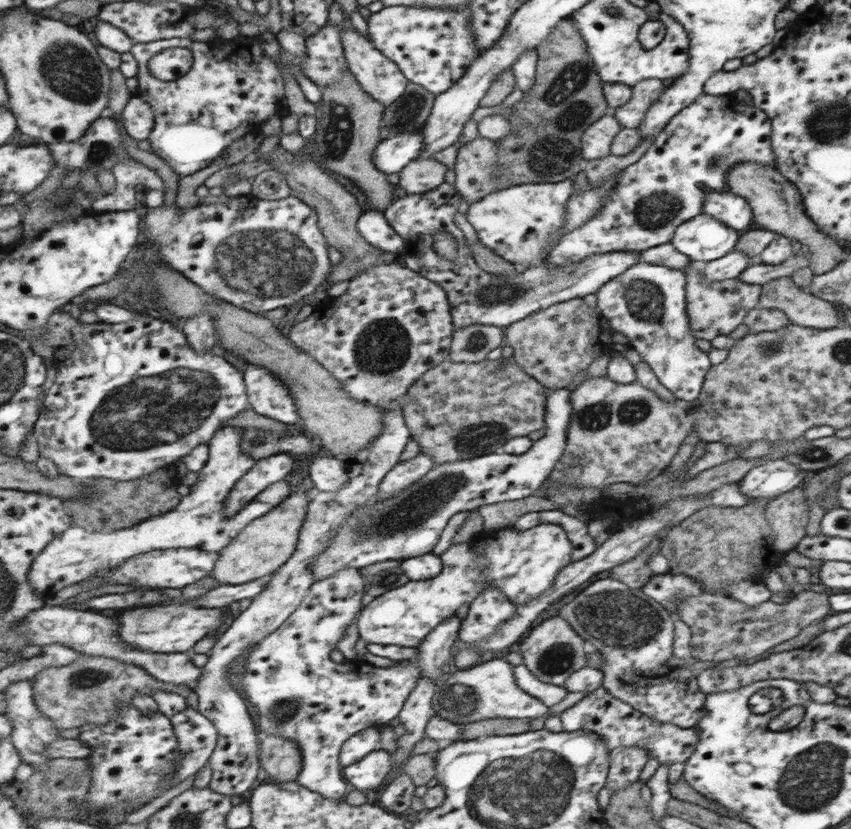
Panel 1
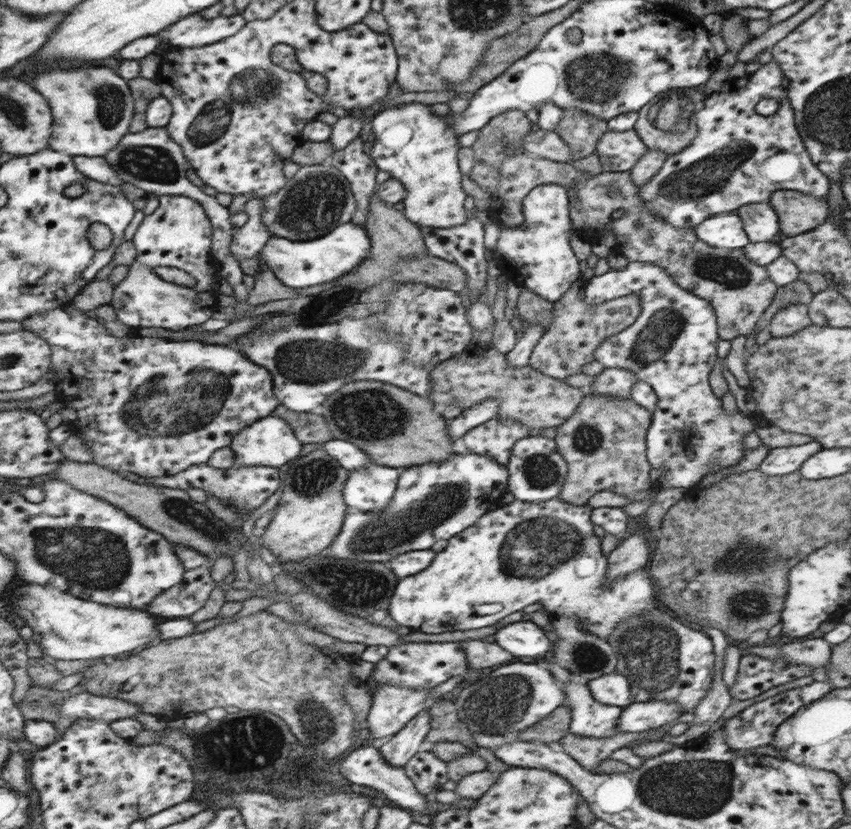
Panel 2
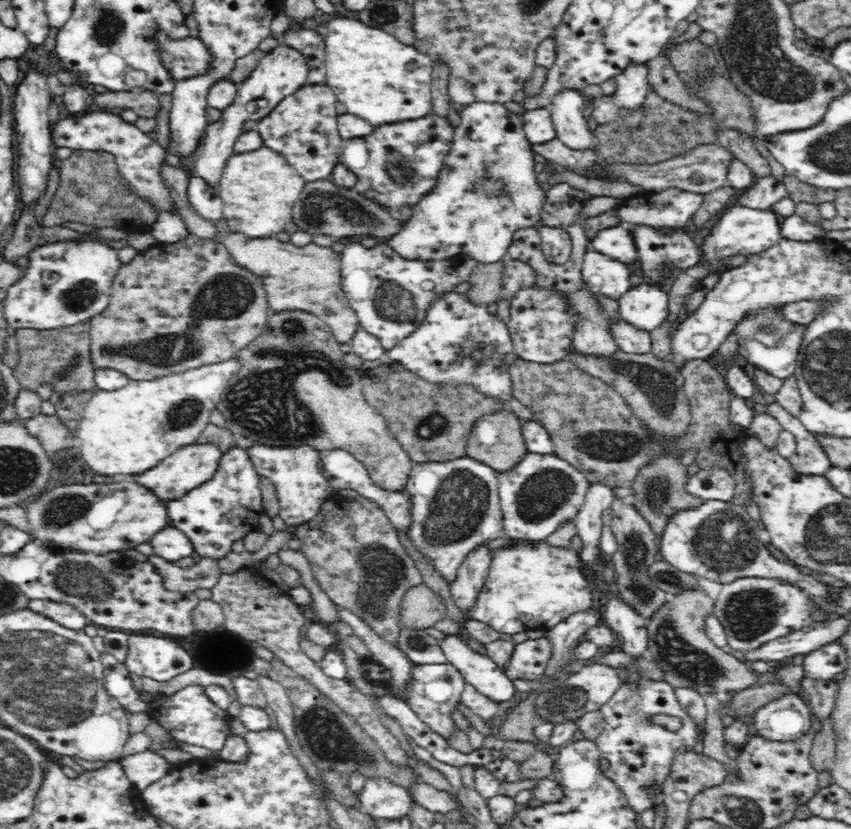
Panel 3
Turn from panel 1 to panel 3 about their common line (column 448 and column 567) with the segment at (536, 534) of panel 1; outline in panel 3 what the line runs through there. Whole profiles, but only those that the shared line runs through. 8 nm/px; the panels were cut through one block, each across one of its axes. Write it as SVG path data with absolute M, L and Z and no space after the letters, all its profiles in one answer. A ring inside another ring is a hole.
M513 540L515 545L491 552L492 561L469 618L504 634L542 634L574 612L586 611L598 602L593 587L581 570L577 552L551 546L546 540Z

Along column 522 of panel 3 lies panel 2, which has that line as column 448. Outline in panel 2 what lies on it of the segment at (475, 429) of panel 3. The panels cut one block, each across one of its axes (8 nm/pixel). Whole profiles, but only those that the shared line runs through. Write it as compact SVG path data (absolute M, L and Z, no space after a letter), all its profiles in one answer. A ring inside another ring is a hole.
M356 380L328 396L319 410L335 439L357 445L371 463L389 468L441 462L452 455L447 422L431 400L397 385Z

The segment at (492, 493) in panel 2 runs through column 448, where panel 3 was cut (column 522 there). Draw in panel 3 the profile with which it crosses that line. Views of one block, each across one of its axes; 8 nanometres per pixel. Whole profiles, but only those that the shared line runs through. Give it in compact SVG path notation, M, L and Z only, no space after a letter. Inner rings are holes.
M528 451L514 468L497 477L503 528L510 540L540 541L562 532L562 528L577 528L577 512L591 482L575 466L554 453Z

